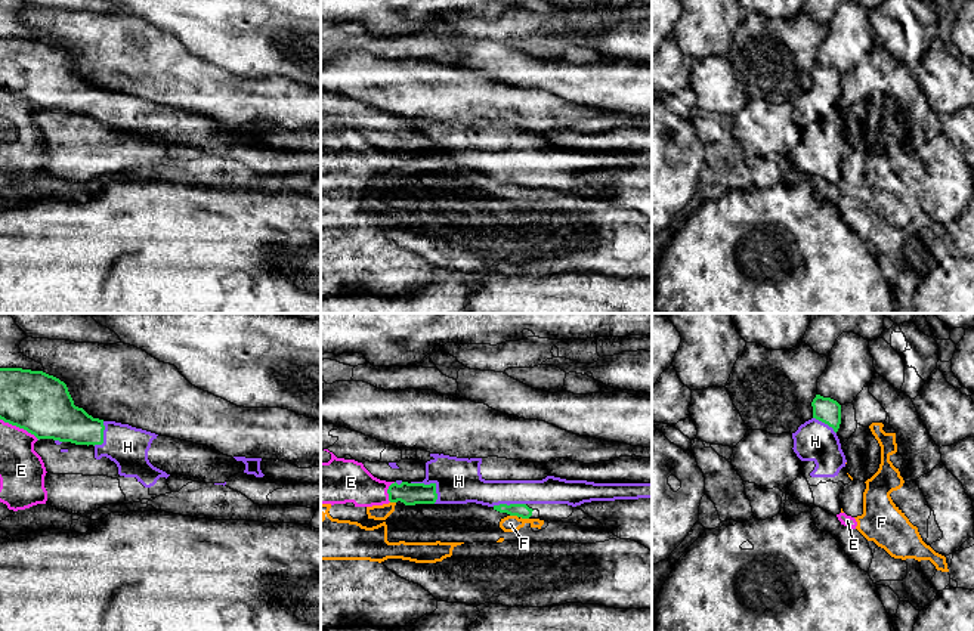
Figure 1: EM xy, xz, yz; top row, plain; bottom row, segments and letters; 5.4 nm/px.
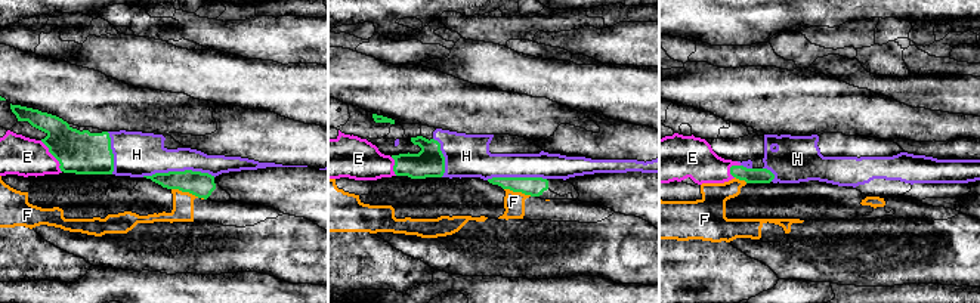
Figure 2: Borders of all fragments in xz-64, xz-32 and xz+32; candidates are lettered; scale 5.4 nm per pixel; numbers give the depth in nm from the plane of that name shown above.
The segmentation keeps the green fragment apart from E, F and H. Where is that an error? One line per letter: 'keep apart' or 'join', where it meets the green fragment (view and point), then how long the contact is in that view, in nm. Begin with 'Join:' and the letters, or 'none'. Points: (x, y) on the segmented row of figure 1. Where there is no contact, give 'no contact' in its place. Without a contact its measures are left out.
Join: H
E: keep apart; meets green in xy at (19, 427); contact 240 nm long
F: keep apart; meets green in xz at (515, 514); contact 50 nm long
H: join; meets green in xz at (432, 483); contact 180 nm long

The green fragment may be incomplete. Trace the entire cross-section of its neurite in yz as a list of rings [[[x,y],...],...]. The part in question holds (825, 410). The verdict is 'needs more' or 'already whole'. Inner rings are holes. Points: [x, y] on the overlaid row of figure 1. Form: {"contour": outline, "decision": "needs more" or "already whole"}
{"contour": [[[816,395],[811,402],[813,418],[792,433],[794,452],[801,461],[813,461],[811,477],[835,477],[845,467],[845,455],[841,449],[837,432],[841,424],[841,405]]], "decision": "needs more"}

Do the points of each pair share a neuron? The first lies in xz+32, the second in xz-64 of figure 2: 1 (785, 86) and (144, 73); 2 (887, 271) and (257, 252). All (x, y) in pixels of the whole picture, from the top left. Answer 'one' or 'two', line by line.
1: two
2: one

